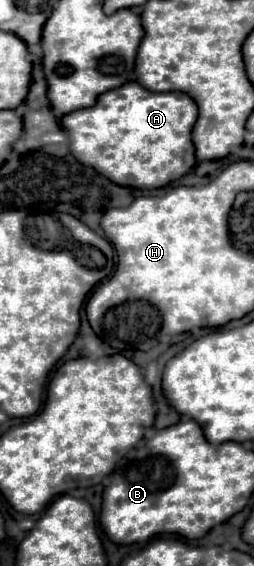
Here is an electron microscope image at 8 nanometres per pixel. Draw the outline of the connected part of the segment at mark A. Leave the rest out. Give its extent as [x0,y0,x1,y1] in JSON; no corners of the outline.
[61,82,197,188]

